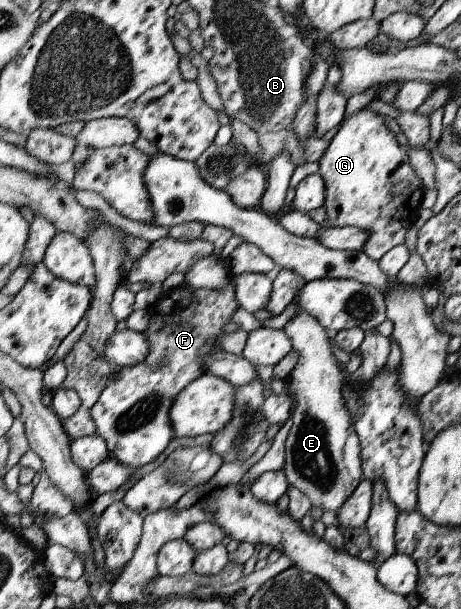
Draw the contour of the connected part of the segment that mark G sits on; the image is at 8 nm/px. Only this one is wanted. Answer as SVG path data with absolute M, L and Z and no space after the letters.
M361 109L342 124L330 135L330 145L318 160L318 173L326 184L326 195L323 207L326 210L325 227L359 227L368 233L362 251L375 262L394 246L405 242L405 234L411 226L418 223L423 200L424 189L422 180L411 166L409 155L404 147L399 145L395 134L383 123L383 116L375 112Z

